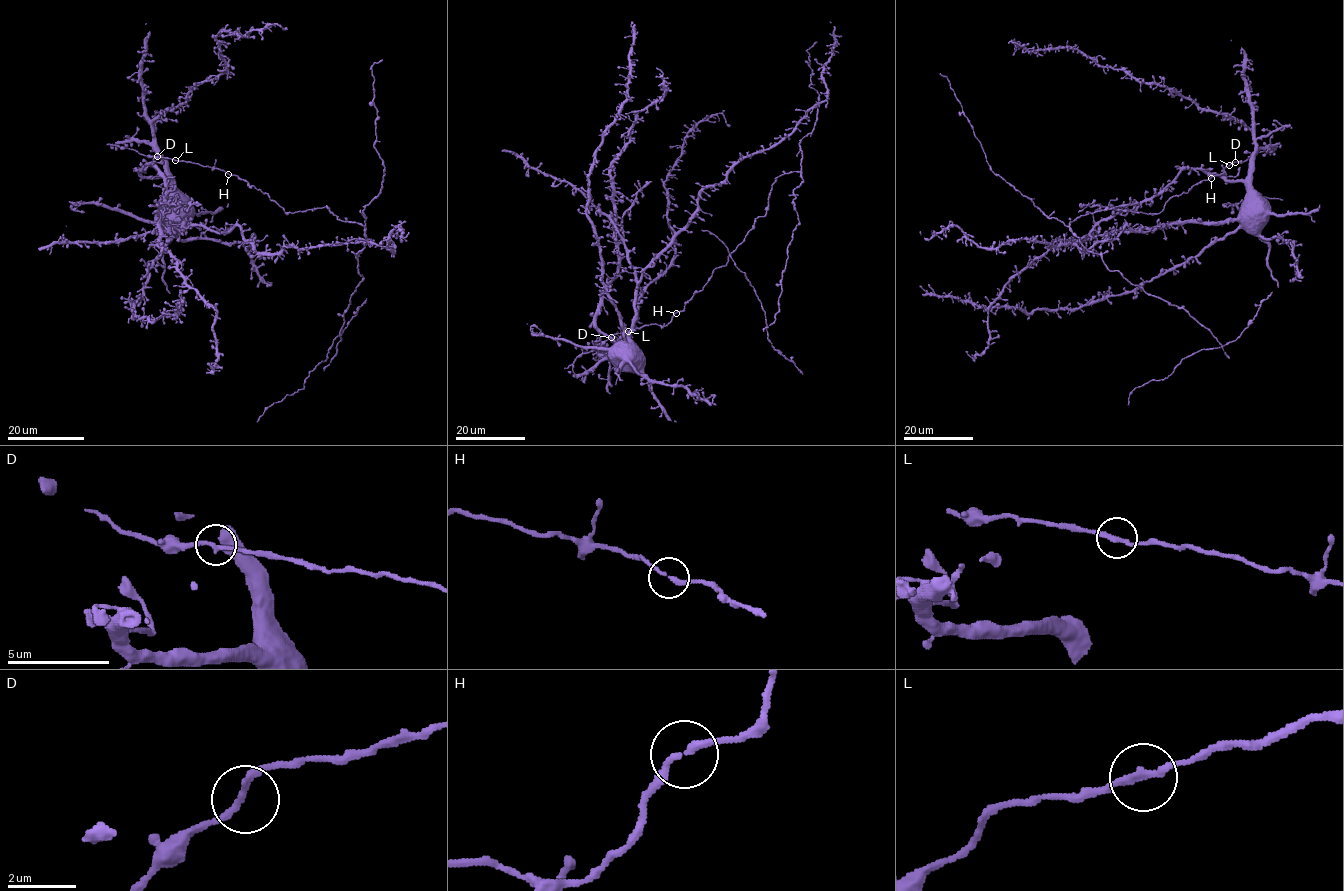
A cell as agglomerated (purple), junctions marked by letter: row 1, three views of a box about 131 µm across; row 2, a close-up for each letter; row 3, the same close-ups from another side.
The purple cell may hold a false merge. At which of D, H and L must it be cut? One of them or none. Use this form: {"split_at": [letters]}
{"split_at": []}

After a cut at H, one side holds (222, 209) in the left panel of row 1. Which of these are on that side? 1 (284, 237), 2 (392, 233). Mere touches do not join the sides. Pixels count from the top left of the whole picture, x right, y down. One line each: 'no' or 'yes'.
1: yes
2: yes

